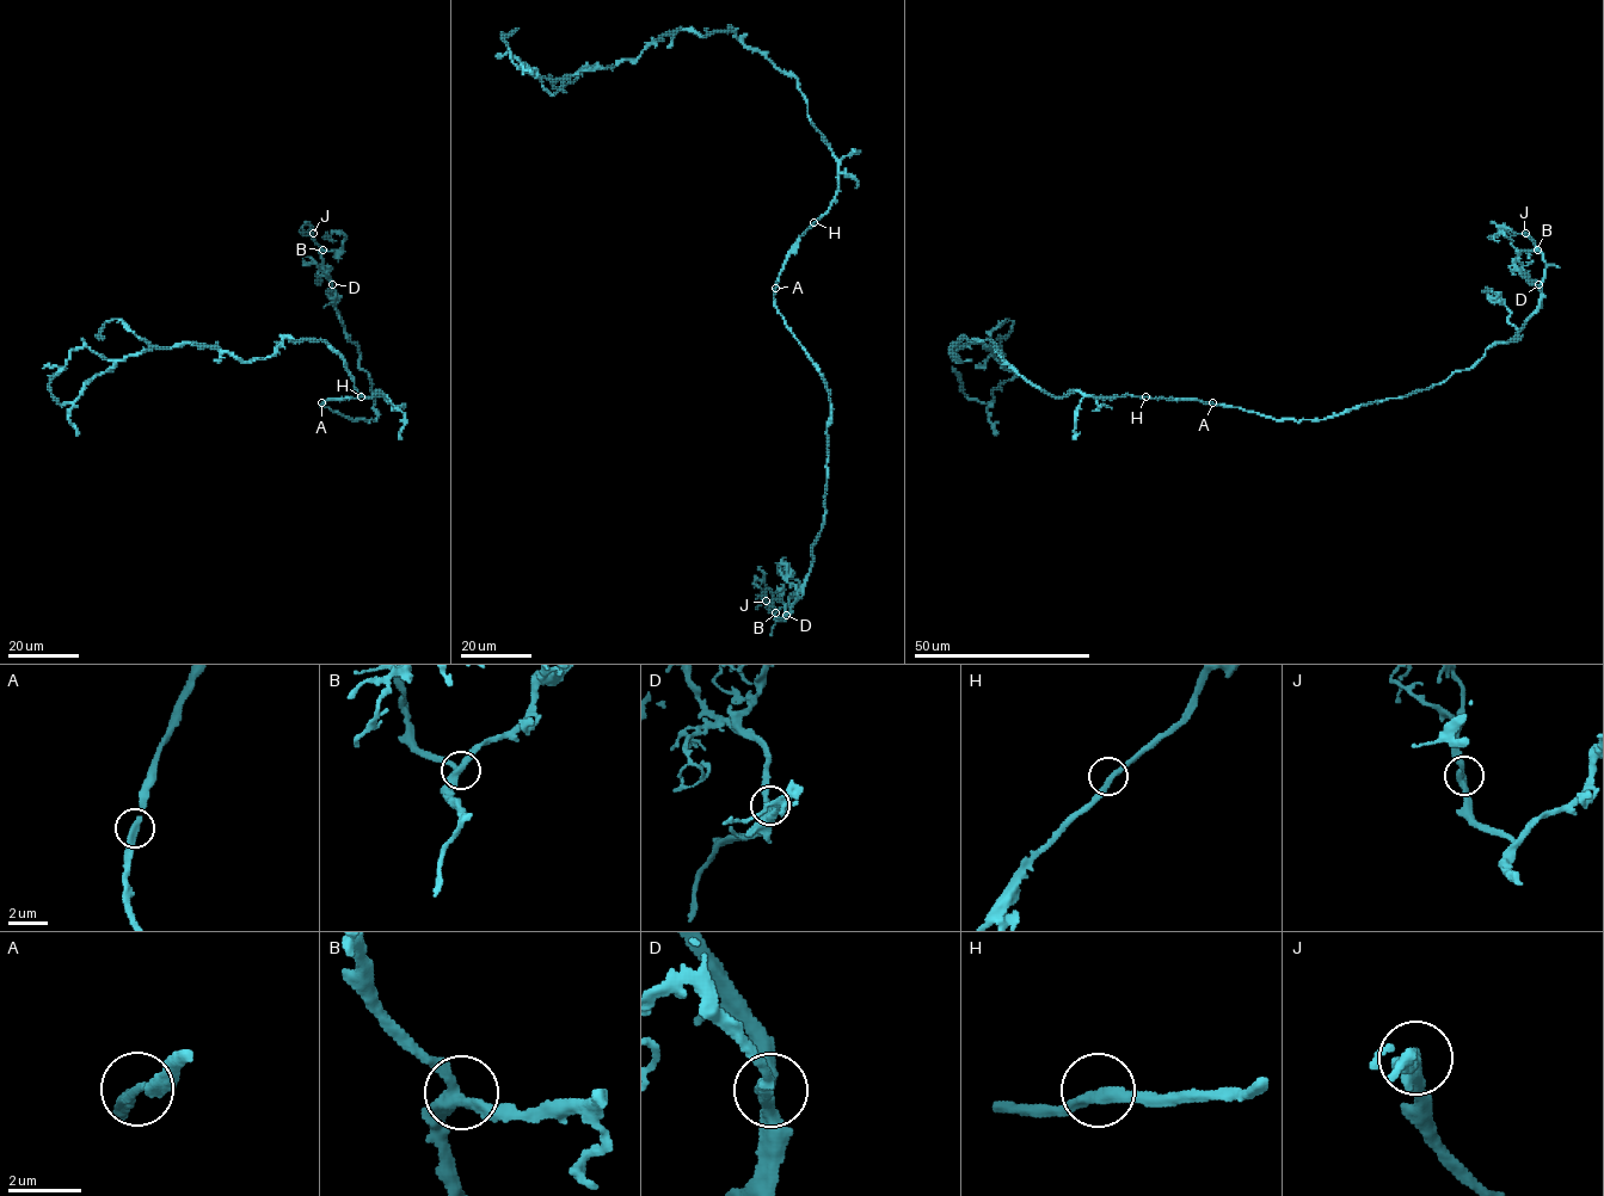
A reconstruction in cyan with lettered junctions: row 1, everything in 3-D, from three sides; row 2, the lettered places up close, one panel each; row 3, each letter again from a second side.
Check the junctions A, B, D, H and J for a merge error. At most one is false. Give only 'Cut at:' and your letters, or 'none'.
Cut at: none

